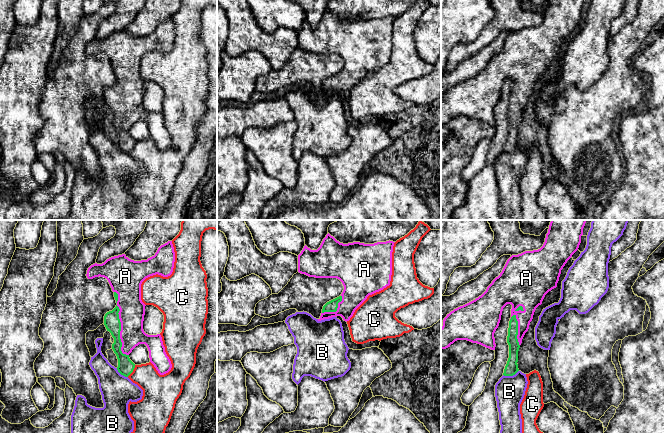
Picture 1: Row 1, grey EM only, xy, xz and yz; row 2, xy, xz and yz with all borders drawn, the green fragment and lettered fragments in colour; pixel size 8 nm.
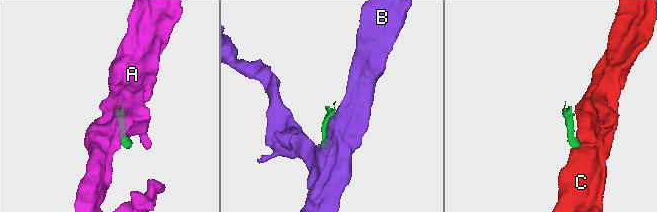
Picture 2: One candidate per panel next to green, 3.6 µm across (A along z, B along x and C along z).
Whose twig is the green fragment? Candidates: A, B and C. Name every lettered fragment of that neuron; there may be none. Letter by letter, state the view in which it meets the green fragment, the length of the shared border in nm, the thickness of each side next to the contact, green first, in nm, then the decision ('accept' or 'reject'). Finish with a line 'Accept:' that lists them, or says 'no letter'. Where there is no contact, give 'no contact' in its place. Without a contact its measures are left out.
A: contact in xy; length 420 nm; calibres 130 and 200 nm; accept
B: contact in yz; length 130 nm; calibres 110 and 240 nm; reject
C: contact in xy; length 120 nm; calibres 130 and 240 nm; reject
Accept: A

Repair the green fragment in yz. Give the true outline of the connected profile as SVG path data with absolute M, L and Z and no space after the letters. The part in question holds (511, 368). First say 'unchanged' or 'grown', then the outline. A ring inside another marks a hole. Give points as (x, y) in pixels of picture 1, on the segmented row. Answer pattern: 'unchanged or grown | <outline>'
grown | M551 220L545 242L540 249L512 255L500 275L481 296L447 314L441 327L441 350L450 347L457 340L467 340L495 350L494 333L499 326L503 308L511 304L507 336L509 358L503 375L515 375L519 371L518 351L534 312L542 304L545 295L557 287L561 270L579 248L585 223L586 220Z

